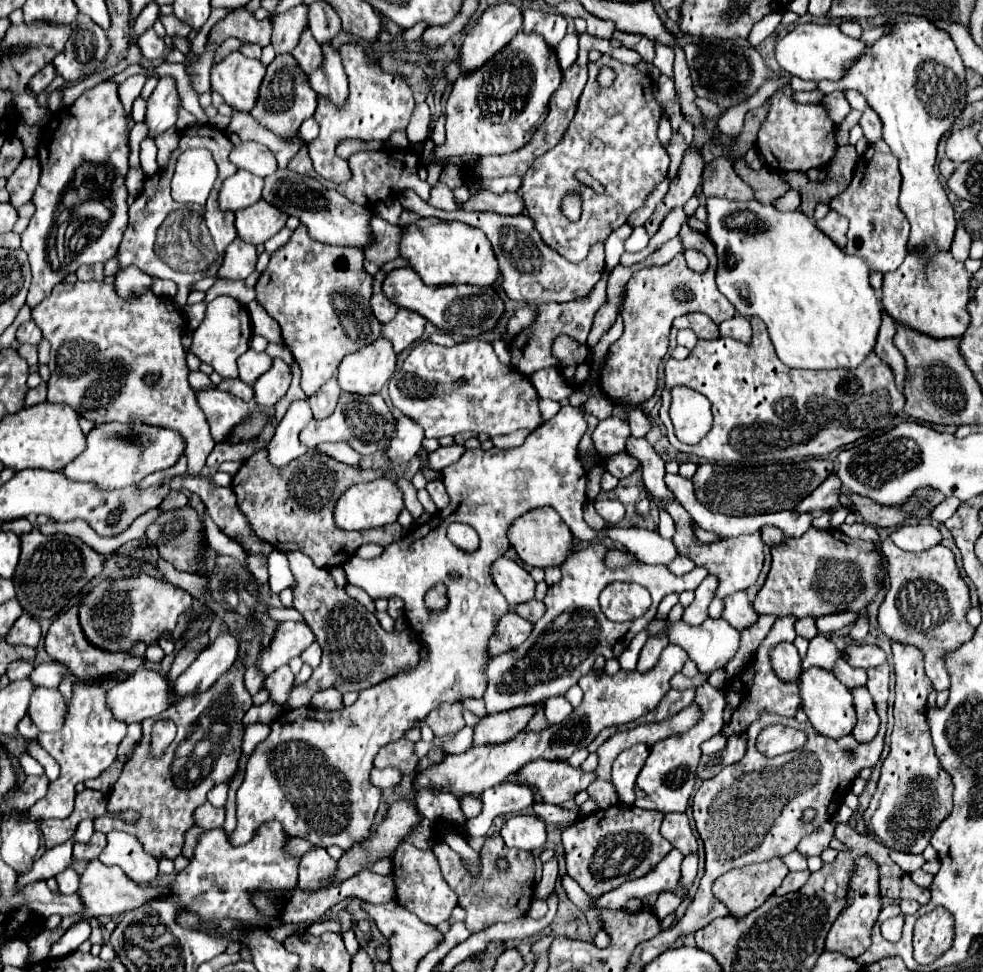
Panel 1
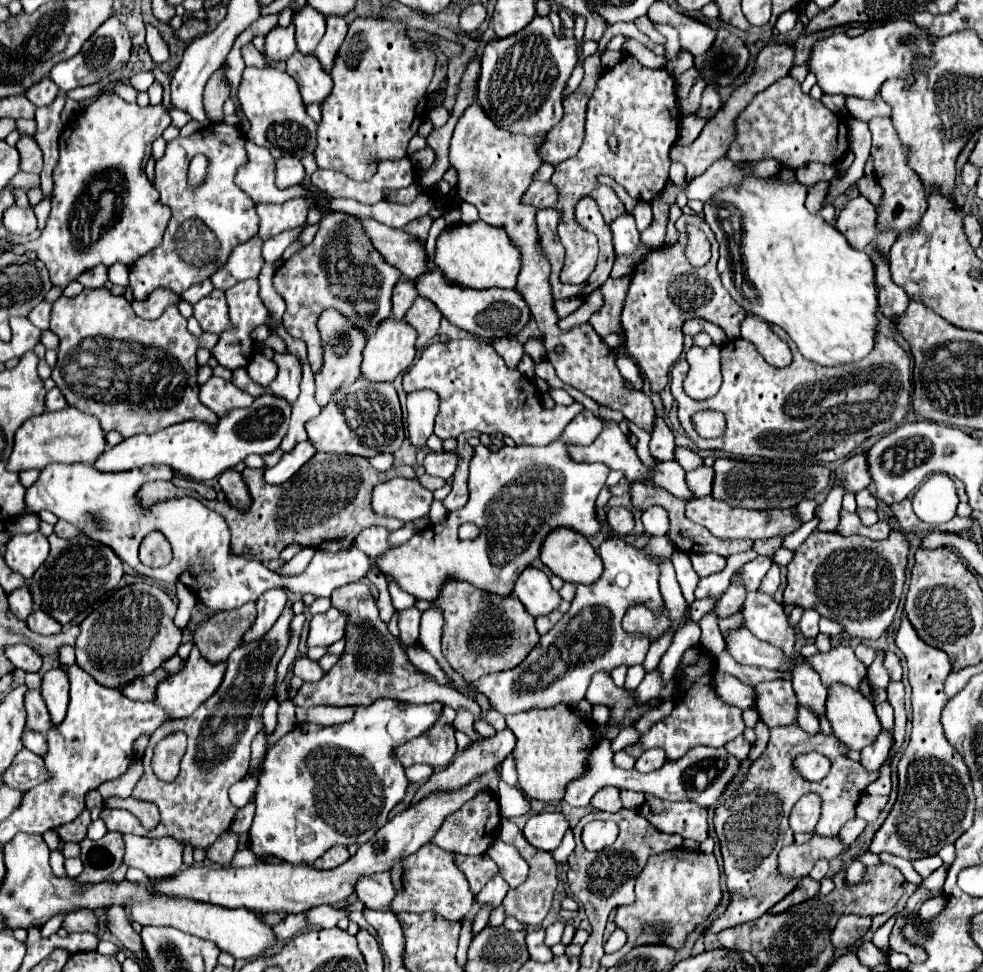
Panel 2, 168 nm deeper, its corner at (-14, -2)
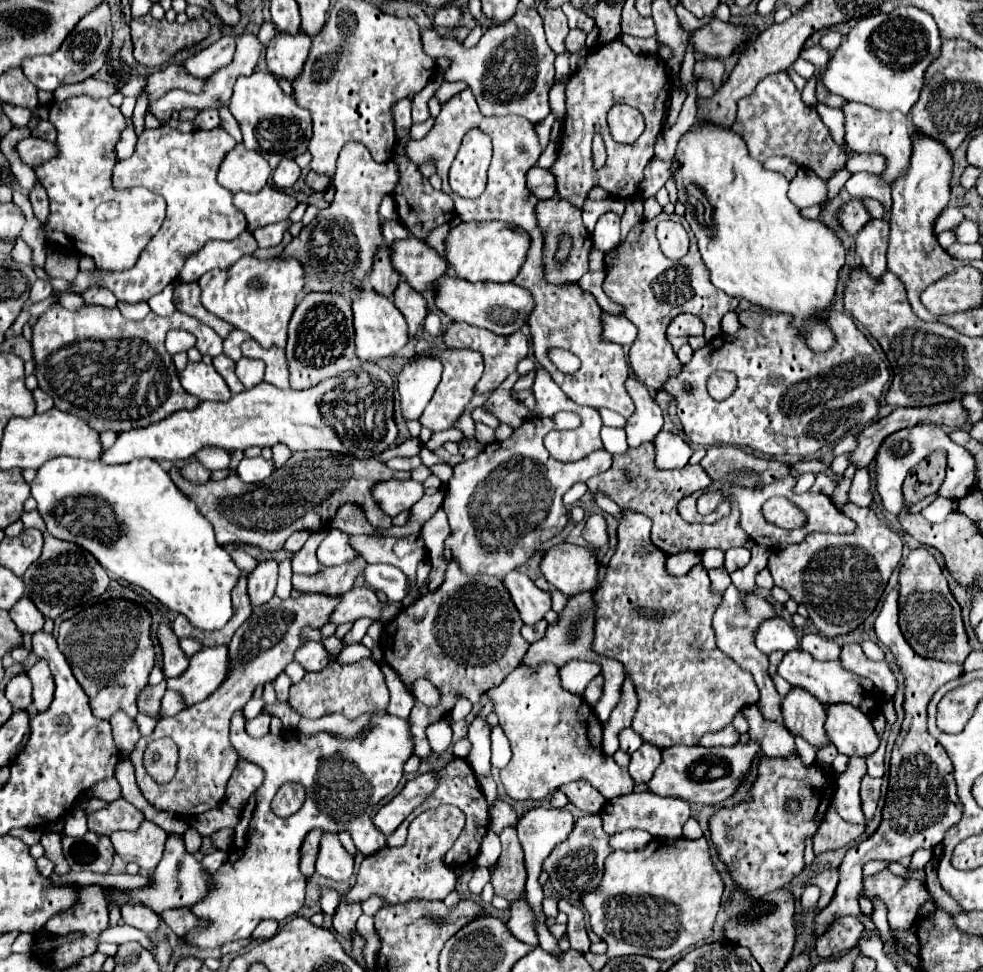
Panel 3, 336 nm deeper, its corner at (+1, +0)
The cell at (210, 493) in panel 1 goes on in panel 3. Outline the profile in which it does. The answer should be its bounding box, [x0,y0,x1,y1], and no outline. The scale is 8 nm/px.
[196,450,230,470]

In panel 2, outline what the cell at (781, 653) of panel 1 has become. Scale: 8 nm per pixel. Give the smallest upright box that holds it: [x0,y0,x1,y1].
[793,660,827,716]

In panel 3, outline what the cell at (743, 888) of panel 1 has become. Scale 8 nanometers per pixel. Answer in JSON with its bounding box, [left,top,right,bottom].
[812,808,864,854]

